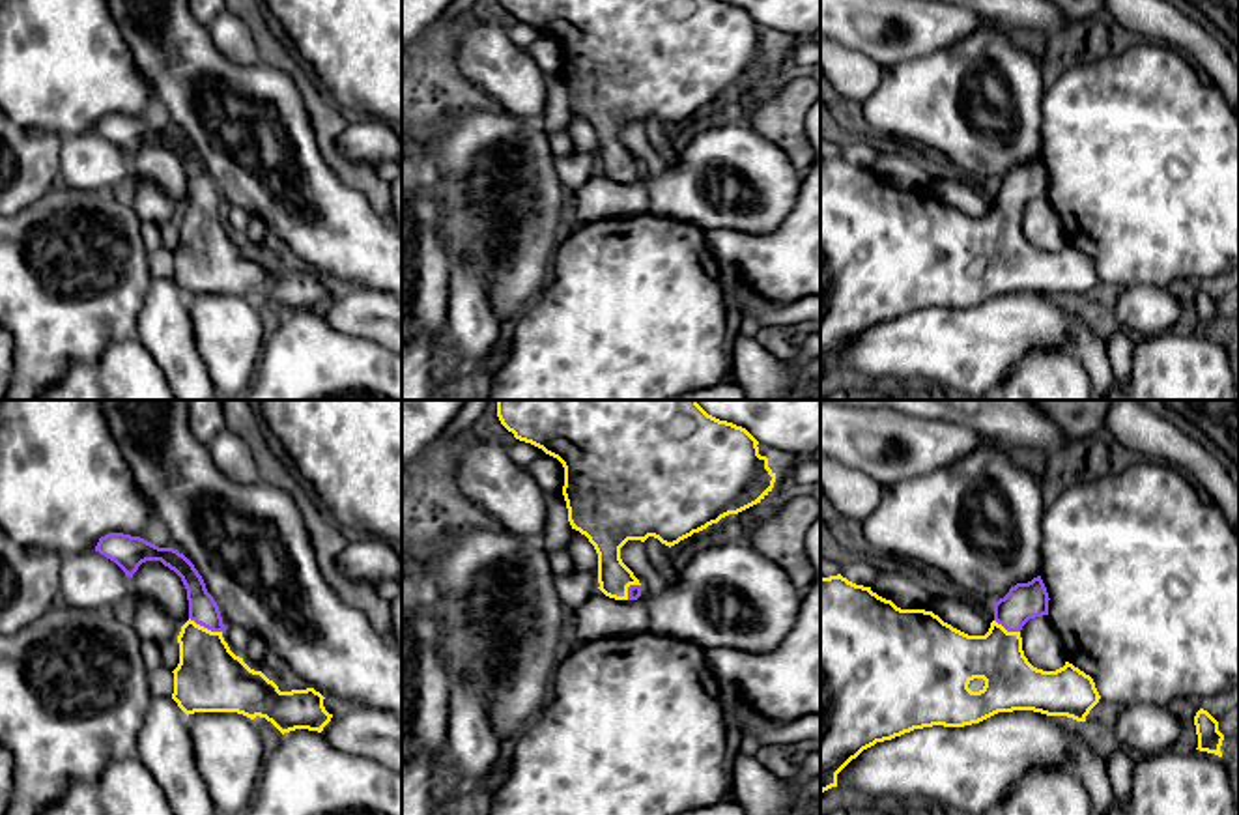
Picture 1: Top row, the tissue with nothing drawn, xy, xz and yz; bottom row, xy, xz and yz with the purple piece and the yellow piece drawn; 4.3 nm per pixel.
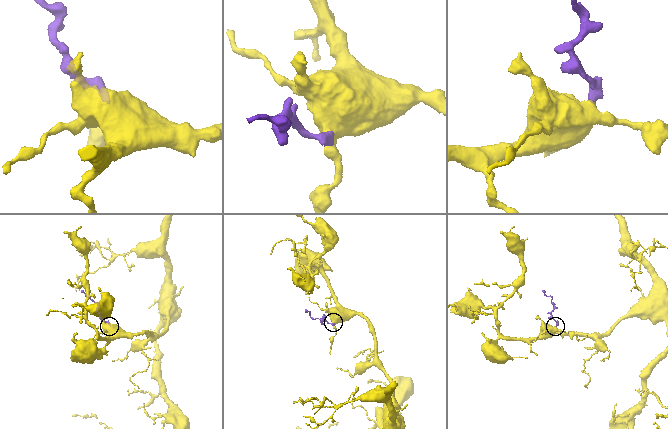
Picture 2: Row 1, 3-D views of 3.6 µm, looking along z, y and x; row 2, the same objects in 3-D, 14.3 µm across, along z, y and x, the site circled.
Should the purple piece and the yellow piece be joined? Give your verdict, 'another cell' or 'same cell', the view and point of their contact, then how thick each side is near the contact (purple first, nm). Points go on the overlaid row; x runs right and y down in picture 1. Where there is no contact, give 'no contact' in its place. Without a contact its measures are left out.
same cell; contact xy (206, 627); calibres 120 and 300 nm

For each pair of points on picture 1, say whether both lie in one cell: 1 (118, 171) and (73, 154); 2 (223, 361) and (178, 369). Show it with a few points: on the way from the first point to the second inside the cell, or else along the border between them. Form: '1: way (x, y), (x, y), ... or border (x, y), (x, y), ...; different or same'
1: way (107, 167), (85, 159); same
2: border (193, 322), (197, 350), (212, 380); different

